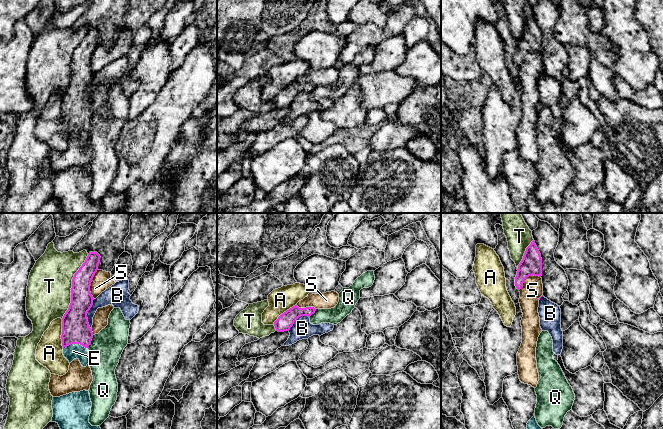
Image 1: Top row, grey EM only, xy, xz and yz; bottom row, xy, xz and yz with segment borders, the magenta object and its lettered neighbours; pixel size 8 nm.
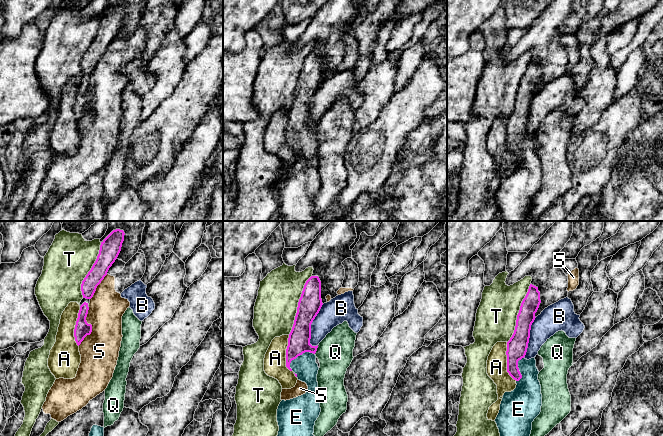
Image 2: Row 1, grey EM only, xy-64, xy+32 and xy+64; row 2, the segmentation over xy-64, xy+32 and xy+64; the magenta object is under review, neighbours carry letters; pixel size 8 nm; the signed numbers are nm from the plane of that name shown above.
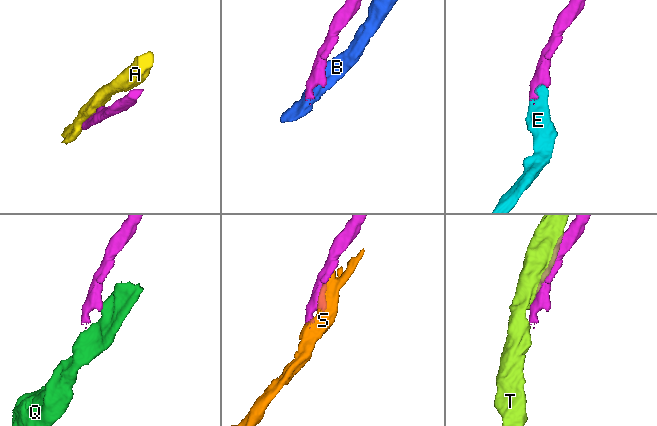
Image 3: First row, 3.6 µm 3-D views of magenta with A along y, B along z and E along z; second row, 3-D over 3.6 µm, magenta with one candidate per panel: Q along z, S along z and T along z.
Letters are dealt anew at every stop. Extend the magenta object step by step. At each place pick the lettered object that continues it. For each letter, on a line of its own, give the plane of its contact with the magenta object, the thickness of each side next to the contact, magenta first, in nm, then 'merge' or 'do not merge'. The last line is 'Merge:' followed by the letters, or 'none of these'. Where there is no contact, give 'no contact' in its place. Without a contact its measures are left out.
A: meets magenta in xy; 220 nm thick on the magenta side, 220 nm on the other; do not merge
B: meets magenta in xy; 220 nm thick on the magenta side, 130 nm on the other; do not merge
E: meets magenta in xy; 220 nm thick on the magenta side, 120 nm on the other; merge
Q: meets magenta in xy; 220 nm thick on the magenta side, 260 nm on the other; do not merge
S: meets magenta in xy; 180 nm thick on the magenta side, 150 nm on the other; do not merge
T: meets magenta in xy; 180 nm thick on the magenta side, 360 nm on the other; do not merge
Merge: E

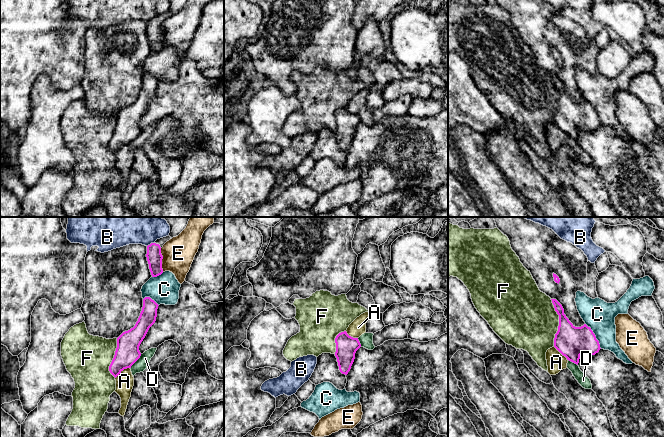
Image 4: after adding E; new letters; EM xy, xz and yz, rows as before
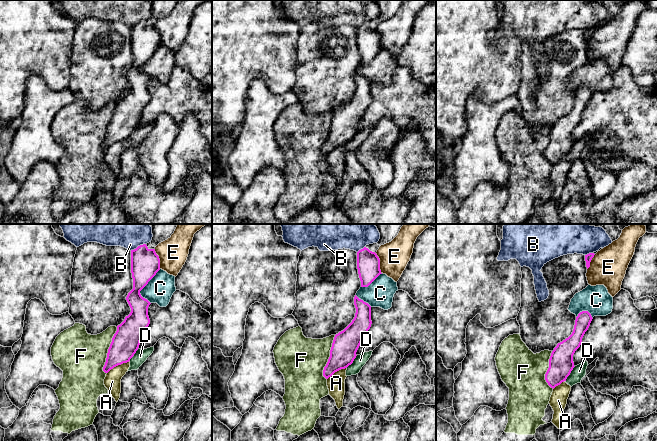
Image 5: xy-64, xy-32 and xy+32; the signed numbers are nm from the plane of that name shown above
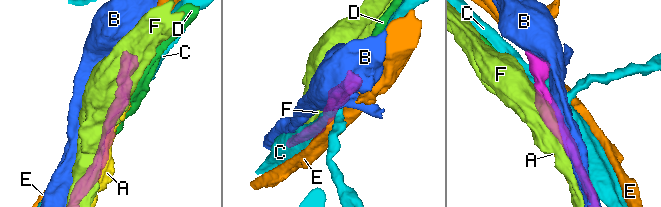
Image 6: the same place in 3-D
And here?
A: meets magenta in xy; 190 nm thick on the magenta side, 140 nm on the other; do not merge
B: meets magenta in xy; 130 nm thick on the magenta side, 400 nm on the other; do not merge
C: meets magenta in yz; 240 nm thick on the magenta side, 240 nm on the other; do not merge
D: meets magenta in xy; 190 nm thick on the magenta side, 100 nm on the other; do not merge
E: meets magenta in xy; 130 nm thick on the magenta side, 260 nm on the other; do not merge
F: meets magenta in yz; 240 nm thick on the magenta side, 460 nm on the other; do not merge
Merge: none of these

